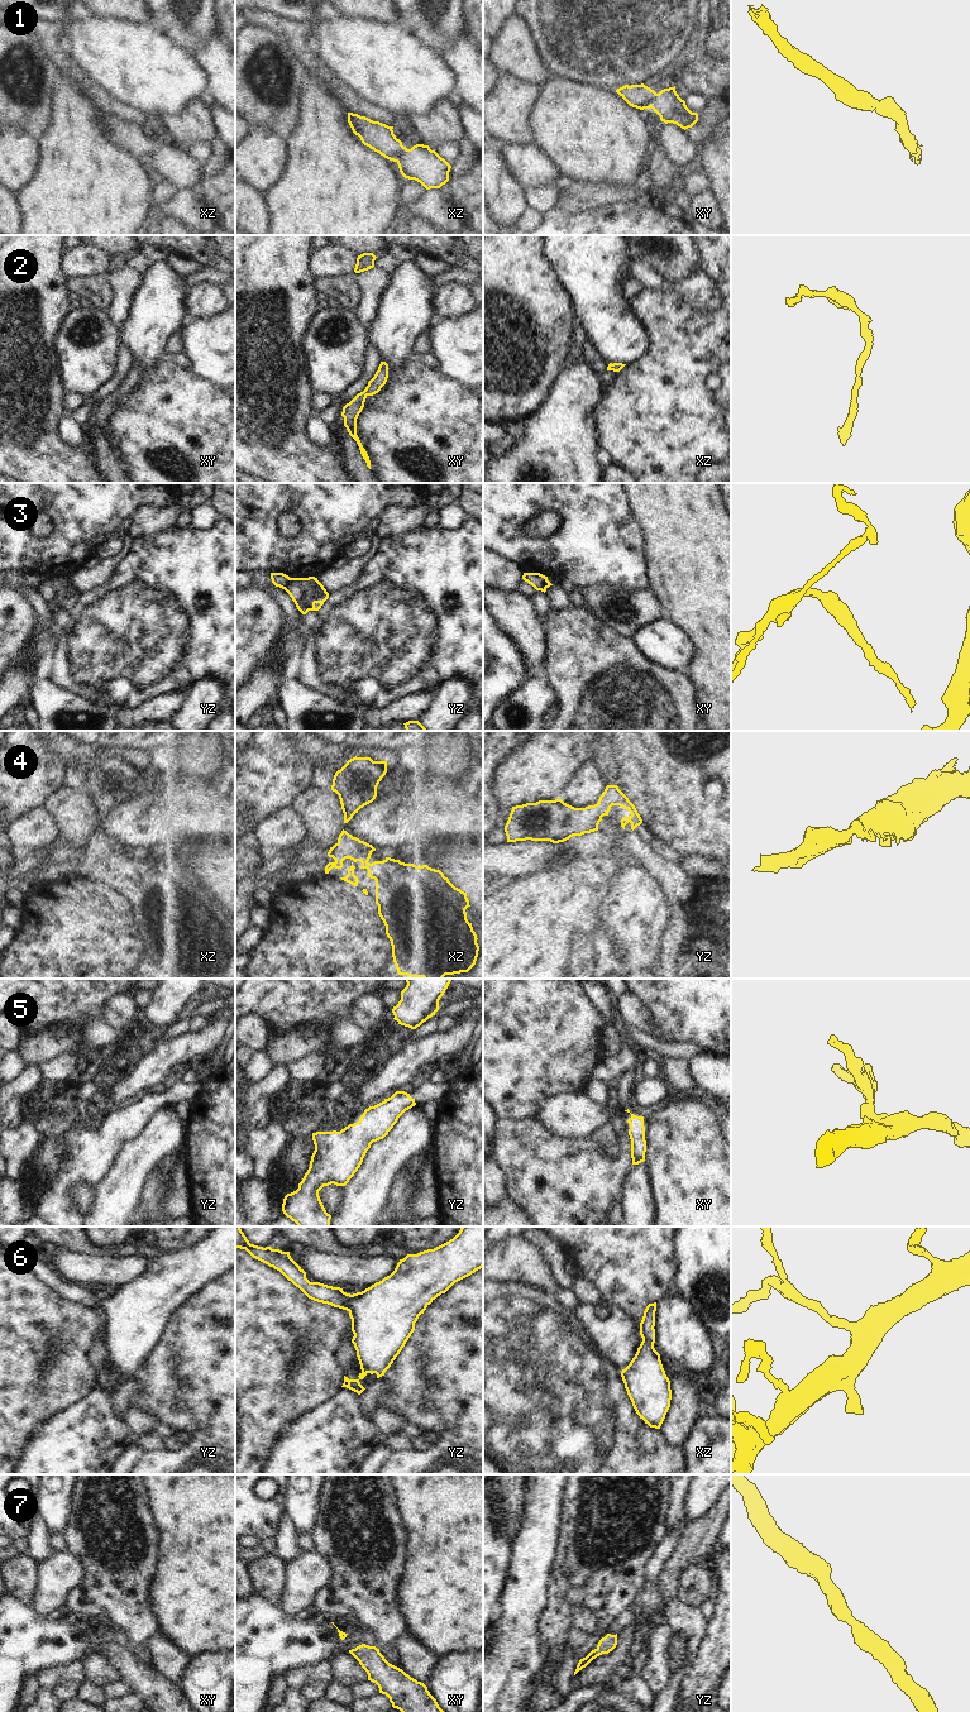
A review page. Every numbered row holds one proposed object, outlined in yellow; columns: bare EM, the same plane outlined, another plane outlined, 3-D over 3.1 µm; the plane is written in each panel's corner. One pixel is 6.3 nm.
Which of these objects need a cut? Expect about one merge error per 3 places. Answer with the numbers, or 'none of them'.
3

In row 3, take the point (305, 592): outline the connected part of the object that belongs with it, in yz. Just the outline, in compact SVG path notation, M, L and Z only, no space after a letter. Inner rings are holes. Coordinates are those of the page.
M315 577L291 578L285 590L302 614L306 614L309 611L319 611L329 598L329 593Z

